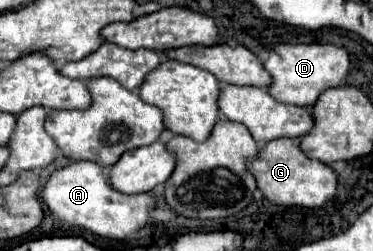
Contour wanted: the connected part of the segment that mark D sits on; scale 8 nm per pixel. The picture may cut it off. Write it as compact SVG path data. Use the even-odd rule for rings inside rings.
M281 43L269 51L269 59L263 61L263 67L269 71L273 83L269 85L269 95L279 103L311 107L319 93L331 87L337 87L345 81L349 71L349 55L343 47L335 45L289 45Z

